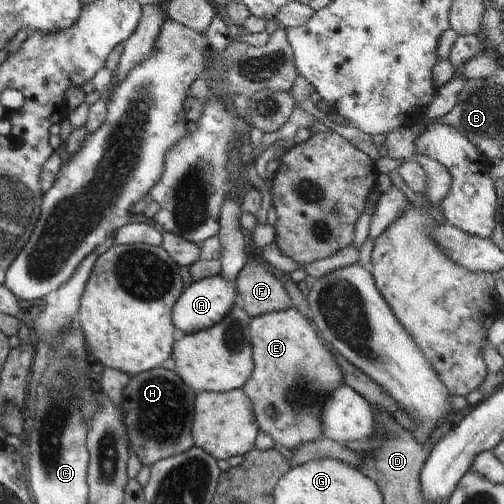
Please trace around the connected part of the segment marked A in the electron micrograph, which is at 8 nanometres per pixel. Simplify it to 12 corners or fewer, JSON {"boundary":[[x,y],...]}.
{"boundary":[[220,275],[193,281],[172,308],[181,336],[221,322],[237,286]]}

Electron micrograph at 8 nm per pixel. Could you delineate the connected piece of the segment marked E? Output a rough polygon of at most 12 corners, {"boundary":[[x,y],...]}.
{"boundary":[[296,306],[254,317],[241,390],[291,451],[344,384]]}

